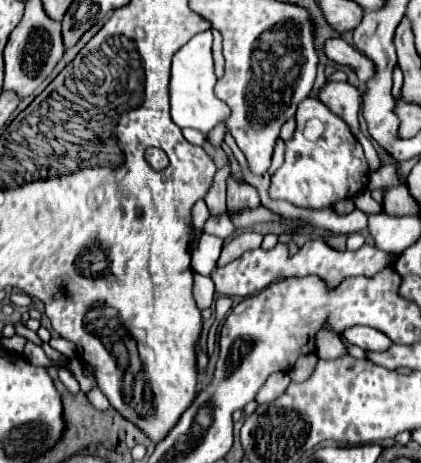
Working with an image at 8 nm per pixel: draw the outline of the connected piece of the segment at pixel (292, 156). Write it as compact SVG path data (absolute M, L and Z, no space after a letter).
M306 98L296 110L296 132L290 142L286 142L286 160L282 168L272 176L270 198L286 200L302 208L330 208L342 198L354 198L368 186L368 162L364 158L360 142L352 136L348 124L342 118L336 118L318 98Z

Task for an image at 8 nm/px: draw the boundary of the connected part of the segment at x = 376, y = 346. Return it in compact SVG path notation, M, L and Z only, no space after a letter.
M352 326L352 328L344 330L344 338L350 344L356 344L362 350L372 350L372 352L384 352L392 344L388 340L388 336L384 338L382 332L378 332L374 328L368 328L368 326Z

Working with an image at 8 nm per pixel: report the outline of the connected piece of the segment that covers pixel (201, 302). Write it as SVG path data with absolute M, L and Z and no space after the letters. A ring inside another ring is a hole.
M194 274L194 296L200 310L206 310L214 304L214 282L208 276Z

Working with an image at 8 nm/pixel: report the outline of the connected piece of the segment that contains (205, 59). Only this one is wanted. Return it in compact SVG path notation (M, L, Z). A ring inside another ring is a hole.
M200 32L192 40L188 40L172 60L172 76L170 76L170 114L176 126L180 128L196 128L202 134L208 134L214 126L226 124L228 106L214 96L214 62L212 62L212 32Z

